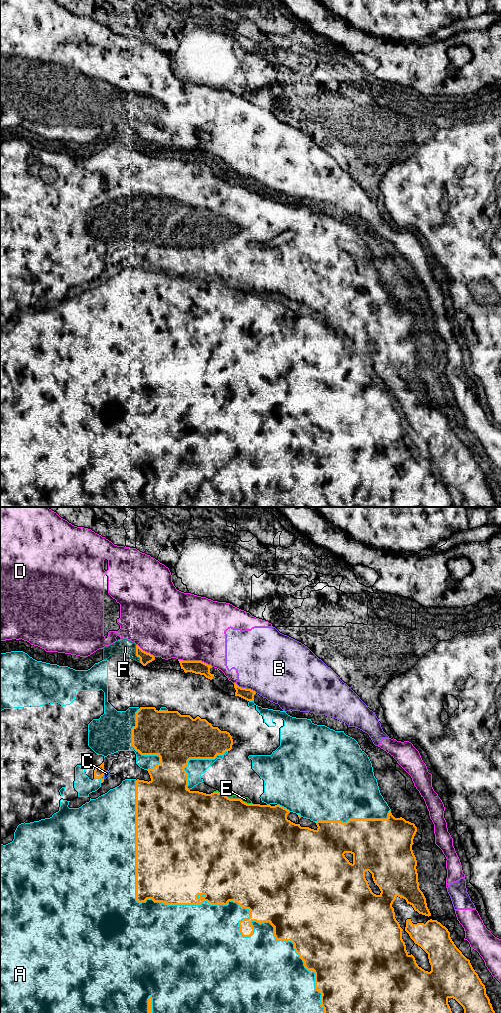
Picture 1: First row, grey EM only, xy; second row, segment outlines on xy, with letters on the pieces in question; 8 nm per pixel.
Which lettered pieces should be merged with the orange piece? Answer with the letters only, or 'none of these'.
A, C, E

